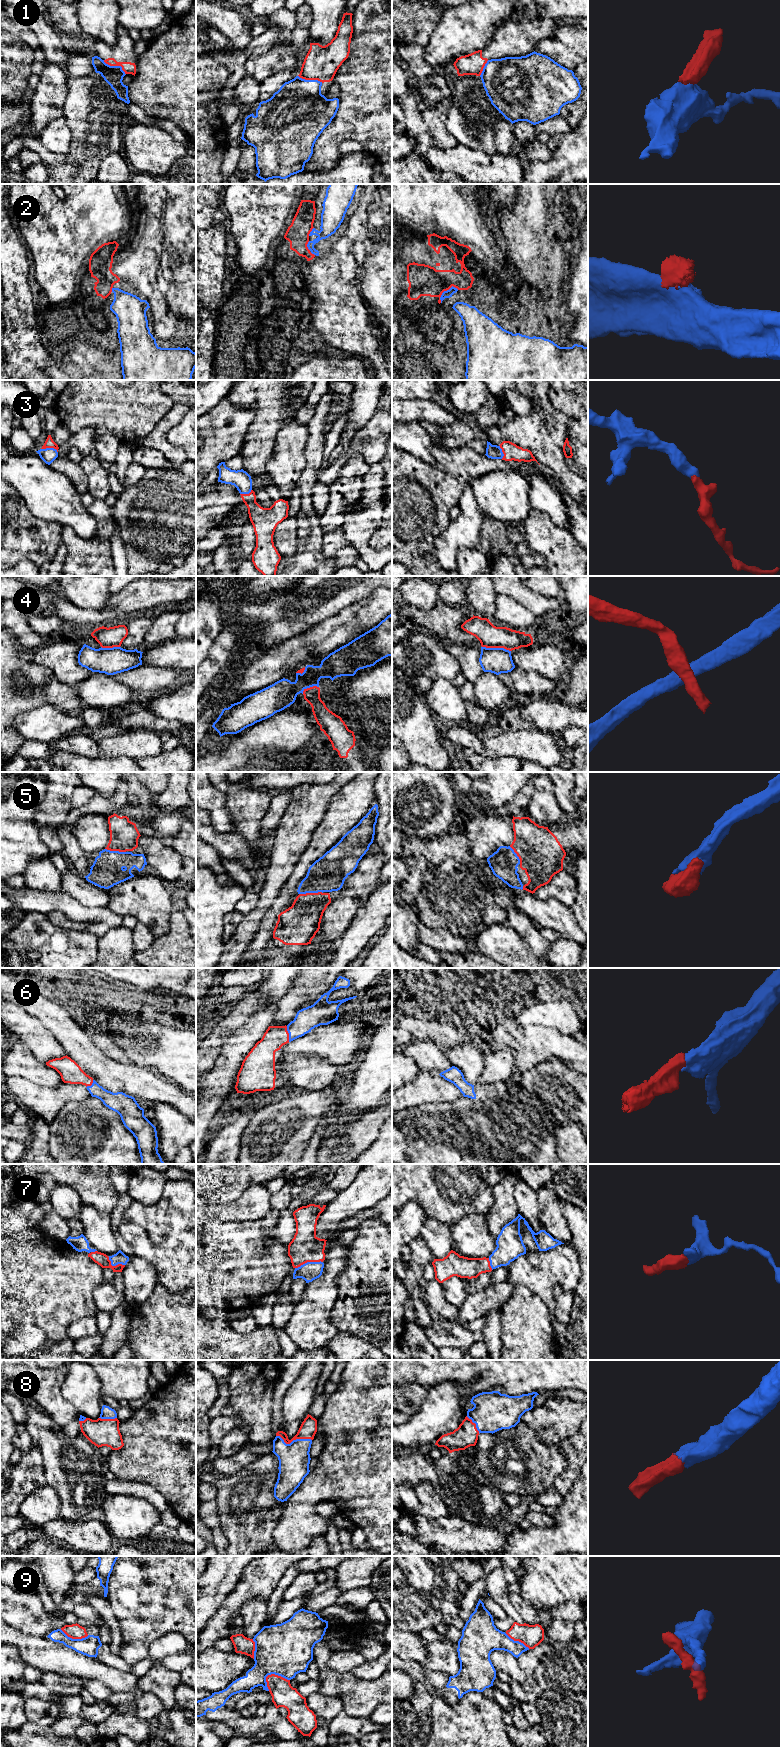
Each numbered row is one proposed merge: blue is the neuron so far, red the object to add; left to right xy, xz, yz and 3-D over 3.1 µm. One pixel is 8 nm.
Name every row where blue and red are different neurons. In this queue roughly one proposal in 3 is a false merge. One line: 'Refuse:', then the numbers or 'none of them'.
Refuse: 1, 2, 4, 9

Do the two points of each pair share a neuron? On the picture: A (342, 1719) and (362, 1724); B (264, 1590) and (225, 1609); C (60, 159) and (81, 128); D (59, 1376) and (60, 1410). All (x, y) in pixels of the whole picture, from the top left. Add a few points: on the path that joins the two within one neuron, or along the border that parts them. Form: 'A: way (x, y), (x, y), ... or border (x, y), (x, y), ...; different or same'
A: way (347, 1724), (357, 1724); same
B: way (254, 1590), (246, 1590), (235, 1601); same
C: border (67, 155), (67, 159), (63, 164), (47, 165); different
D: way (55, 1384), (55, 1402); same

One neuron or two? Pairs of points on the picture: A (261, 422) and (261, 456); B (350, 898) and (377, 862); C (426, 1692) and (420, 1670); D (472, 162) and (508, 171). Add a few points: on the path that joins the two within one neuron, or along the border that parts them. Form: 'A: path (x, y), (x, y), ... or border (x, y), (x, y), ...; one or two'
A: path (264, 430), (269, 439), (269, 448); one
B: path (356, 889), (366, 878), (368, 871); one
C: border (417, 1682), (423, 1682), (436, 1688), (445, 1687); two
D: path (481, 171), (499, 171); one

